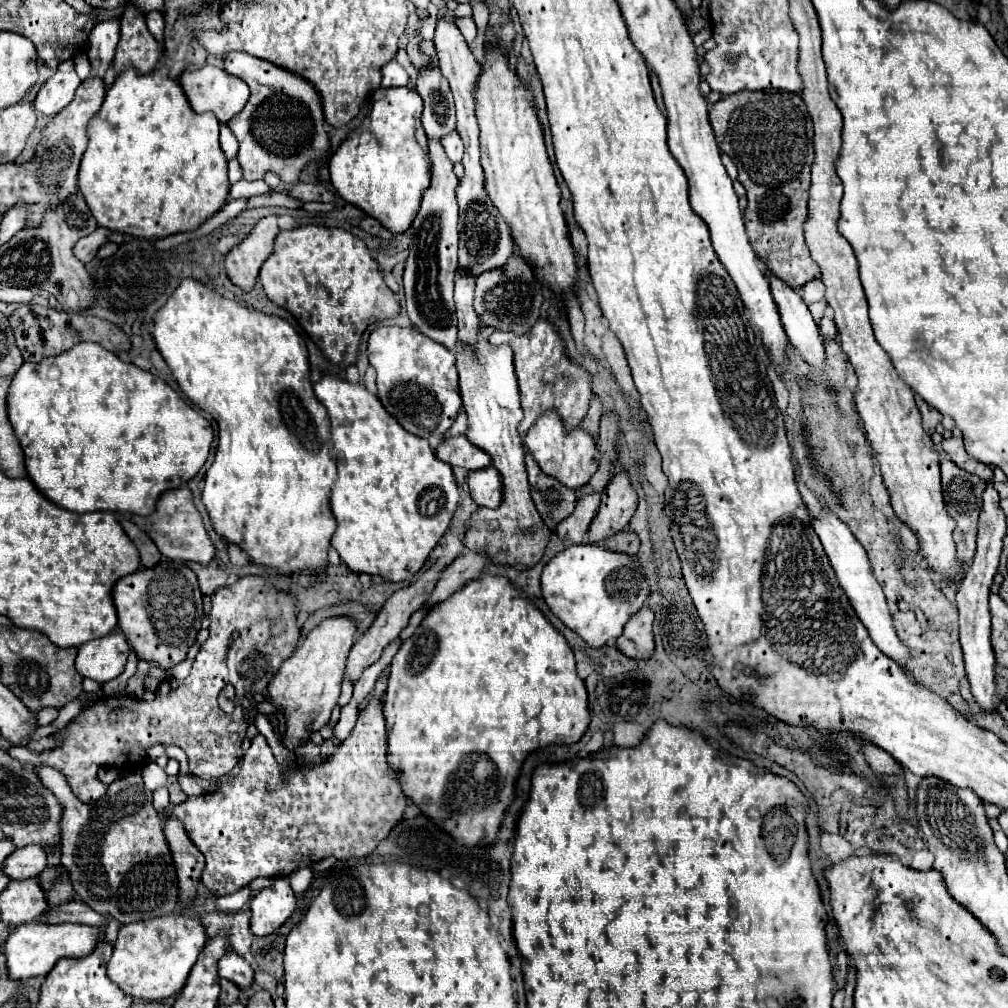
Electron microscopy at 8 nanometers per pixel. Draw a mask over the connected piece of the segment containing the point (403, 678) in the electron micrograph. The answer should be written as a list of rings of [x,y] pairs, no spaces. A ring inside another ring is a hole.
[[[482,574],[480,578],[462,586],[448,600],[440,602],[440,606],[432,606],[426,618],[422,620],[422,624],[418,626],[418,630],[414,632],[414,636],[408,638],[400,646],[400,650],[396,652],[390,664],[388,690],[384,698],[384,718],[386,718],[386,732],[388,732],[386,758],[388,758],[388,766],[396,774],[400,774],[396,776],[400,782],[400,788],[420,808],[424,816],[428,816],[440,830],[448,832],[458,844],[464,844],[468,848],[494,844],[498,830],[504,822],[504,814],[514,802],[514,786],[526,756],[550,744],[574,744],[584,736],[590,724],[586,686],[576,674],[574,654],[566,638],[560,632],[556,632],[556,628],[546,620],[546,616],[538,608],[532,606],[532,602],[524,602],[524,598],[520,598],[520,592],[506,578],[488,576],[488,574]]]

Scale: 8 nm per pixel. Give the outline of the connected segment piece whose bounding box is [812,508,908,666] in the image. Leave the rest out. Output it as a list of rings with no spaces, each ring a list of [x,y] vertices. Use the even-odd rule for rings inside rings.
[[[824,508],[824,518],[820,518],[820,520],[812,518],[812,524],[814,524],[814,530],[816,530],[816,534],[820,536],[820,540],[824,544],[824,550],[826,550],[826,554],[830,558],[830,564],[832,564],[832,568],[836,572],[836,578],[838,578],[840,586],[848,594],[848,598],[852,602],[852,608],[856,610],[858,618],[868,628],[870,638],[876,642],[876,646],[880,650],[884,650],[884,654],[890,654],[892,660],[896,660],[900,666],[904,666],[906,660],[908,660],[908,652],[906,652],[904,644],[898,640],[898,636],[894,632],[892,616],[888,612],[882,586],[876,582],[876,578],[870,572],[868,556],[862,550],[862,544],[854,538],[854,534],[848,530],[848,526],[836,518],[836,514],[830,508]]]

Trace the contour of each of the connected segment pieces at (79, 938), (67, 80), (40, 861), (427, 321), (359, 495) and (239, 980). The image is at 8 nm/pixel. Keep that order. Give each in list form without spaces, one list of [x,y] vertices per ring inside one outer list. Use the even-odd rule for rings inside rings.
[[[30,922],[30,924],[18,926],[4,944],[10,976],[14,980],[46,976],[60,958],[84,958],[86,954],[92,954],[100,938],[102,938],[100,928],[88,926],[88,924],[54,924],[52,926],[44,922]]]
[[[56,72],[38,92],[34,106],[38,112],[46,116],[56,116],[60,110],[64,110],[72,100],[74,92],[80,86],[78,74],[72,72]]]
[[[24,846],[14,850],[4,860],[4,874],[10,880],[24,880],[24,878],[36,878],[46,868],[46,852],[42,846]]]
[[[428,140],[428,156],[430,156],[430,172],[432,180],[428,190],[422,196],[420,210],[414,218],[412,230],[412,246],[410,256],[406,260],[404,270],[404,292],[408,304],[408,316],[412,324],[426,334],[428,338],[440,342],[446,348],[454,348],[456,344],[456,314],[454,314],[454,276],[458,262],[458,204],[456,204],[456,186],[458,176],[454,174],[454,166],[448,160],[442,144],[438,140]]]
[[[324,376],[314,384],[314,392],[330,416],[338,464],[338,480],[332,490],[332,512],[338,528],[332,536],[332,546],[338,550],[342,562],[356,574],[382,576],[392,582],[410,580],[426,564],[430,552],[448,530],[460,502],[452,466],[434,456],[428,440],[408,434],[362,384]]]
[[[232,950],[218,962],[218,968],[220,968],[220,978],[230,980],[240,990],[248,990],[252,986],[252,982],[254,982],[252,966]]]

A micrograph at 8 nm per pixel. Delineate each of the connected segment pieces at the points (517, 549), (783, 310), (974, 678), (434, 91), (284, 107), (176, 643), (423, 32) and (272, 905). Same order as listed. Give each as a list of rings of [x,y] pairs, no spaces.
[[[478,334],[478,344],[476,350],[466,348],[462,344],[456,344],[456,368],[460,374],[460,396],[464,402],[464,410],[468,414],[468,422],[470,422],[470,430],[466,434],[466,438],[480,450],[484,450],[490,458],[492,458],[492,466],[500,472],[502,478],[502,504],[496,510],[488,510],[488,508],[478,508],[472,514],[470,520],[470,528],[464,536],[464,546],[468,550],[476,550],[486,554],[494,564],[504,564],[504,566],[512,566],[516,570],[528,570],[528,566],[536,566],[540,562],[540,558],[544,556],[544,550],[548,546],[550,540],[550,530],[544,526],[532,498],[530,498],[530,486],[528,486],[528,476],[526,476],[526,464],[524,464],[524,442],[518,434],[518,424],[522,422],[524,414],[520,410],[520,394],[518,394],[518,382],[516,382],[516,374],[514,374],[514,364],[512,364],[512,348],[510,346],[500,346],[500,348],[492,348],[490,342],[486,338],[482,338]]]
[[[766,270],[764,274],[770,282],[770,292],[778,306],[788,340],[808,364],[812,364],[816,370],[822,370],[824,368],[824,346],[818,334],[818,326],[812,320],[812,314],[808,306],[804,304],[802,296],[794,292],[788,284],[784,284],[780,278],[772,276],[772,272]]]
[[[988,480],[988,486],[984,490],[984,506],[980,512],[980,522],[978,522],[978,548],[972,564],[966,570],[964,580],[958,586],[956,592],[956,604],[960,612],[960,644],[964,652],[964,662],[966,662],[966,676],[970,680],[970,688],[974,694],[974,700],[984,708],[992,710],[996,706],[996,686],[994,686],[994,666],[996,666],[996,656],[990,644],[990,608],[988,608],[988,596],[990,596],[990,586],[994,582],[994,574],[998,572],[998,560],[1002,554],[1002,538],[1006,534],[1006,516],[1000,510],[1000,496],[992,486],[992,480]]]
[[[432,60],[428,68],[418,72],[414,90],[424,100],[422,126],[428,138],[442,138],[444,134],[452,132],[456,128],[454,98],[448,80],[442,76],[438,68],[438,60]]]
[[[232,52],[224,58],[224,70],[230,76],[242,78],[250,86],[250,100],[242,112],[238,112],[230,122],[230,130],[240,142],[238,160],[244,170],[246,180],[262,180],[266,172],[274,172],[282,182],[296,184],[300,170],[316,160],[322,164],[320,176],[328,180],[326,152],[330,140],[324,128],[324,112],[320,96],[314,86],[300,76],[288,74],[270,62],[252,58],[244,52]]]
[[[164,560],[154,570],[142,568],[136,574],[124,576],[114,586],[114,604],[118,610],[118,626],[140,660],[162,670],[170,670],[186,660],[204,614],[198,580],[186,564]]]
[[[431,3],[429,8],[429,18],[426,22],[422,22],[422,28],[420,28],[420,36],[424,40],[432,40],[434,38],[434,26],[436,26],[438,9]]]
[[[276,878],[274,886],[260,890],[250,904],[250,930],[254,936],[270,936],[296,910],[296,898],[288,878]]]

